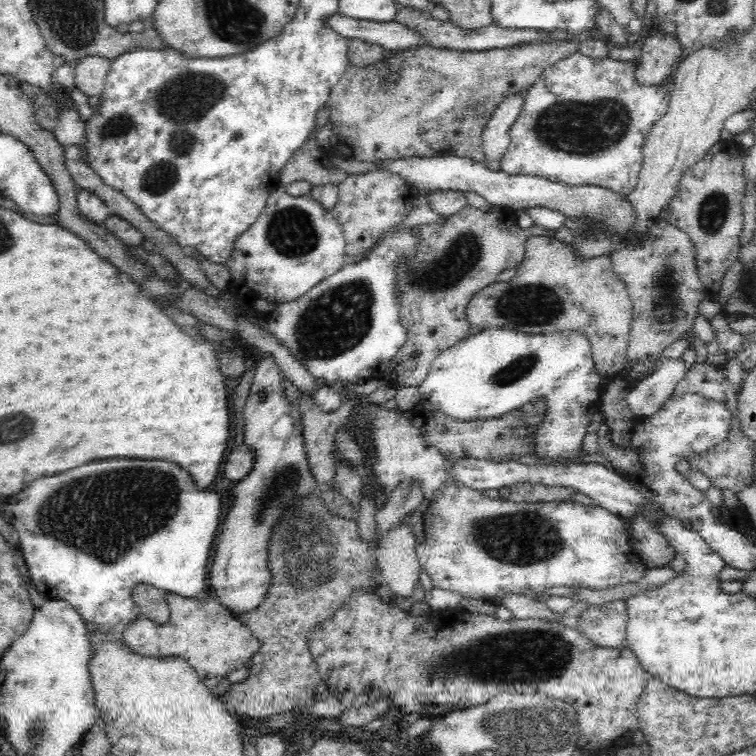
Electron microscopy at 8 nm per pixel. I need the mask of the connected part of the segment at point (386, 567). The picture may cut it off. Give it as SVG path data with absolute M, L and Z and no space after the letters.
M399 523L396 528L384 533L382 540L376 544L382 583L402 598L410 598L419 585L422 567L415 543L411 528Z

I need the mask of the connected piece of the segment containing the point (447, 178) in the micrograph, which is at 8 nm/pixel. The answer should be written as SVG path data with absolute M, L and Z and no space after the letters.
M441 155L432 157L407 157L397 160L375 161L378 172L390 172L404 179L410 187L419 193L433 193L434 191L458 190L464 193L476 192L486 198L496 207L510 207L514 210L544 207L557 210L566 216L583 216L590 222L603 222L605 228L611 232L624 230L634 222L634 209L626 201L625 195L618 195L596 185L570 186L552 182L546 178L532 175L512 176L506 172L492 172L487 170L482 162L475 162L470 158L460 156Z

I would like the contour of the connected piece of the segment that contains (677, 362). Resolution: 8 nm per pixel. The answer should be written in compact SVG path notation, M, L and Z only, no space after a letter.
M677 353L675 358L664 358L652 374L632 385L627 396L631 411L636 417L642 416L645 419L656 414L671 397L676 384L684 378L688 370L681 353Z

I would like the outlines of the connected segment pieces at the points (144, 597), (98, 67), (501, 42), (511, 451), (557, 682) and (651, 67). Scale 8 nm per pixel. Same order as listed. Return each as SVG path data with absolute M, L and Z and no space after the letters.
M136 584L131 596L142 615L156 624L164 624L168 620L169 606L164 599L166 592L150 584Z
M88 56L73 65L76 87L86 96L100 95L105 88L111 60L100 56Z
M399 7L396 10L396 16L391 22L402 24L413 34L418 34L423 40L424 46L434 49L446 49L454 51L486 51L498 48L514 47L516 44L536 43L537 41L552 41L552 36L539 34L536 31L521 29L504 29L496 24L484 26L474 31L460 29L460 26L452 25L450 20L440 23L436 21L427 11L415 10L415 8Z
M536 398L501 417L480 419L475 421L457 421L451 419L440 410L425 410L417 406L407 414L412 426L421 430L427 443L438 447L443 456L456 462L458 459L491 460L496 463L519 461L525 454L532 454L535 444L535 432L547 412L547 404L543 398Z
M352 592L351 597L347 600L347 603L343 607L340 607L332 616L331 619L324 620L323 623L316 624L316 628L313 630L308 638L309 652L313 656L313 660L317 663L317 674L321 676L321 680L325 682L330 688L336 688L338 693L344 692L344 690L352 690L354 694L362 694L362 692L376 692L376 694L387 694L392 692L394 694L394 710L400 708L402 712L420 712L420 717L426 719L435 719L436 717L442 717L448 713L454 711L461 711L470 706L476 706L478 704L484 704L488 702L493 696L500 694L501 692L516 692L516 693L540 693L548 695L552 698L562 700L572 705L575 708L577 719L580 727L580 744L588 744L588 748L612 748L612 746L627 747L631 744L631 738L639 730L639 718L637 715L637 704L641 693L646 688L646 682L652 678L645 668L642 668L640 661L636 658L636 655L625 645L618 648L606 648L594 645L588 637L582 635L582 631L574 627L566 627L564 623L560 621L549 621L546 619L511 619L509 621L499 621L494 615L488 615L484 613L472 613L468 620L462 622L462 612L456 609L456 616L452 618L452 614L448 614L448 610L444 611L444 614L440 614L440 620L438 616L432 618L432 622L428 622L428 618L414 618L414 616L408 616L404 614L396 604L384 604L380 602L380 598L376 594L366 594L366 592Z
M664 32L648 36L635 69L636 83L643 86L667 85L683 52L674 33Z

